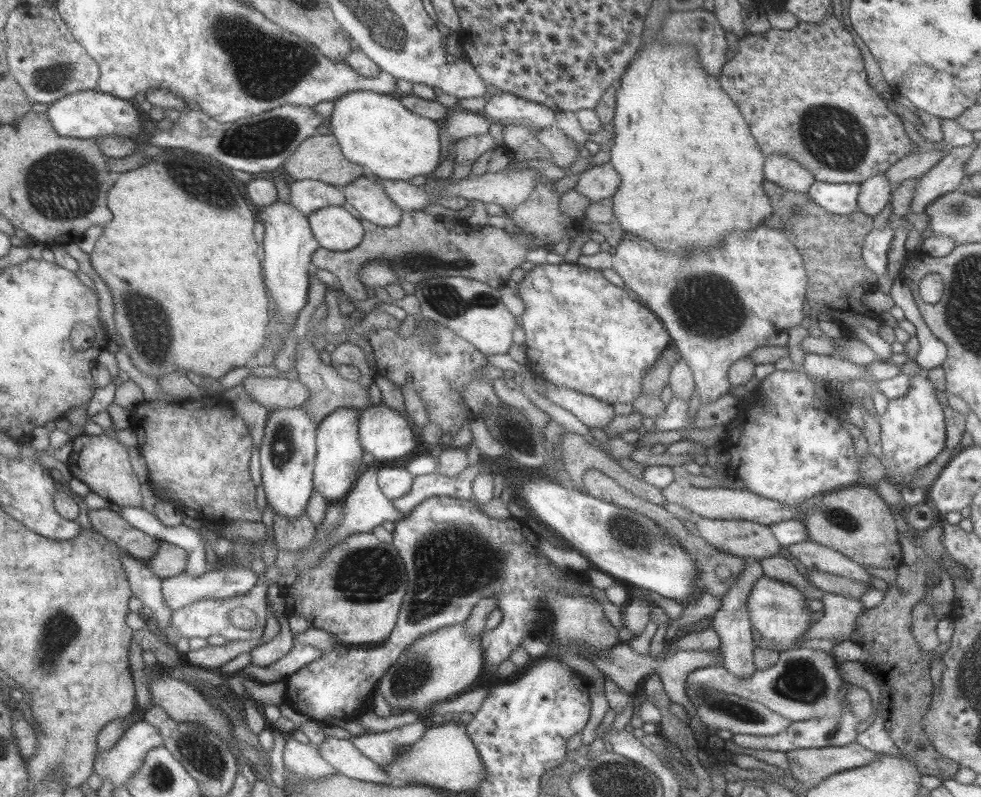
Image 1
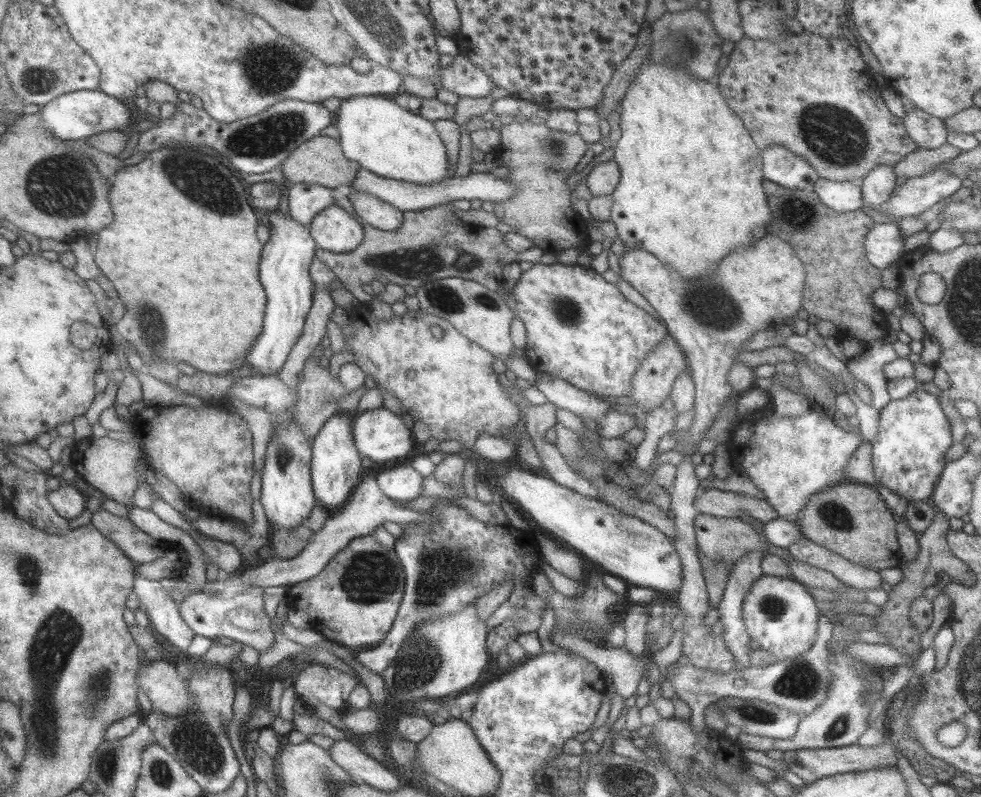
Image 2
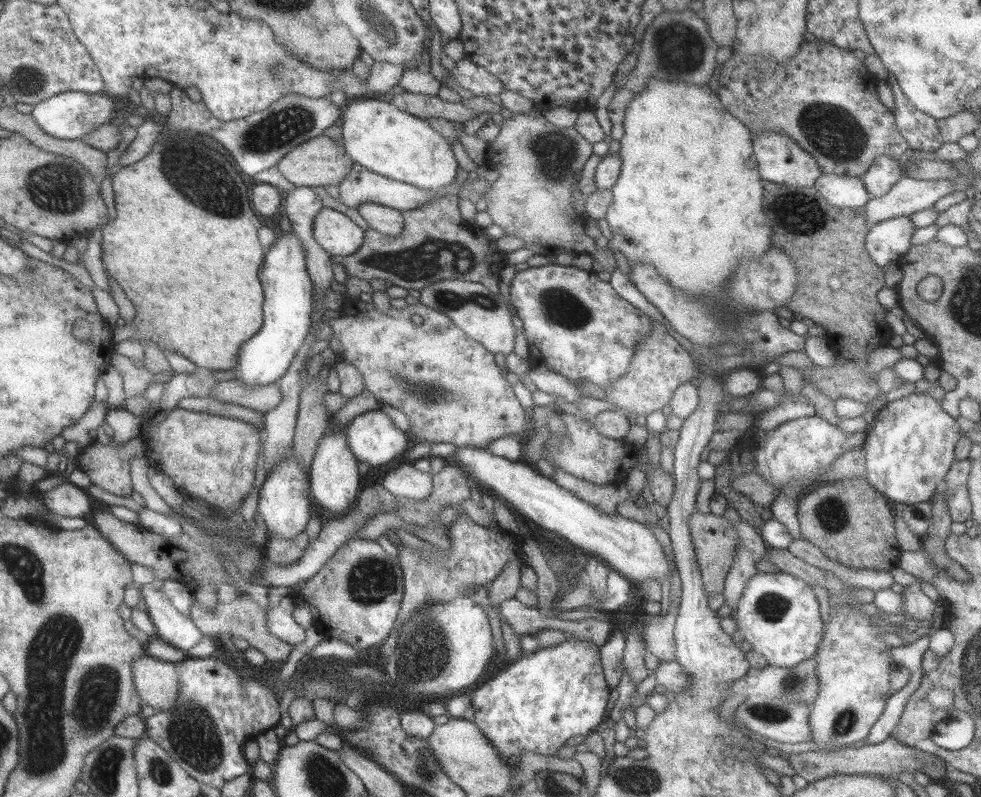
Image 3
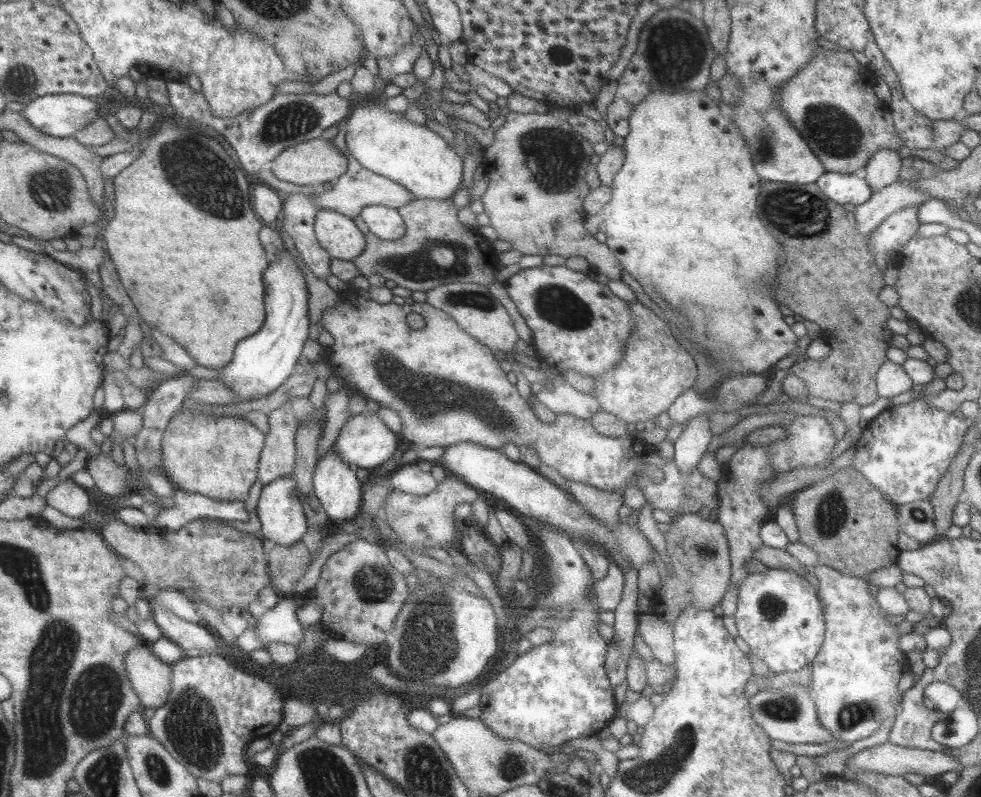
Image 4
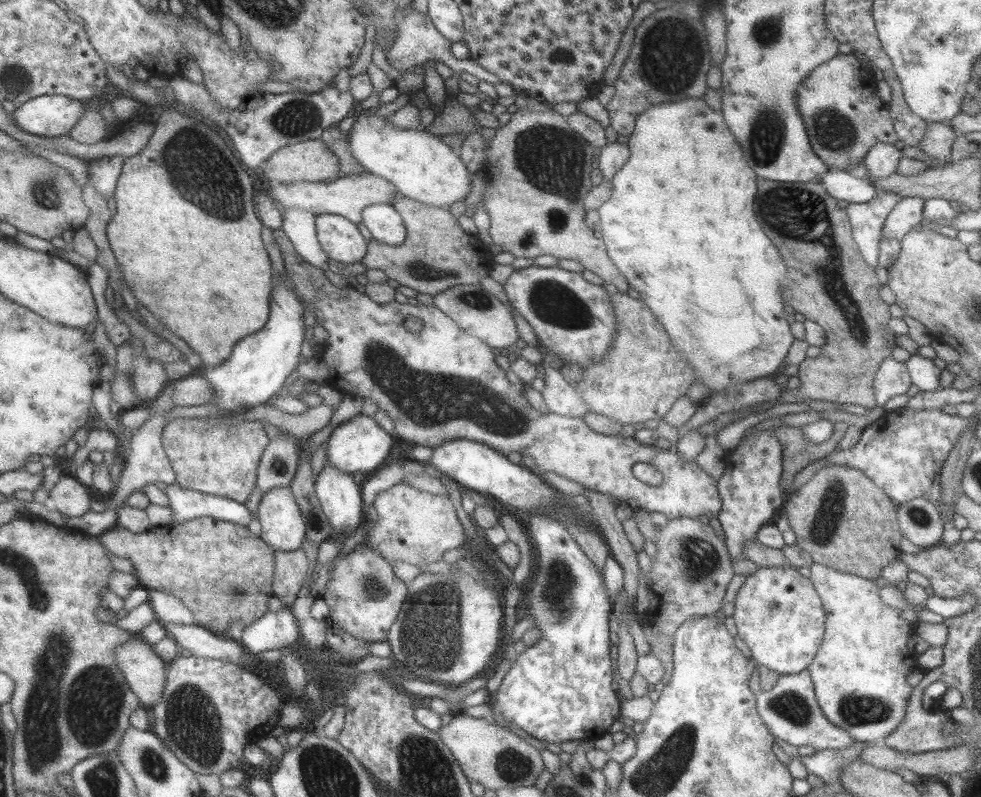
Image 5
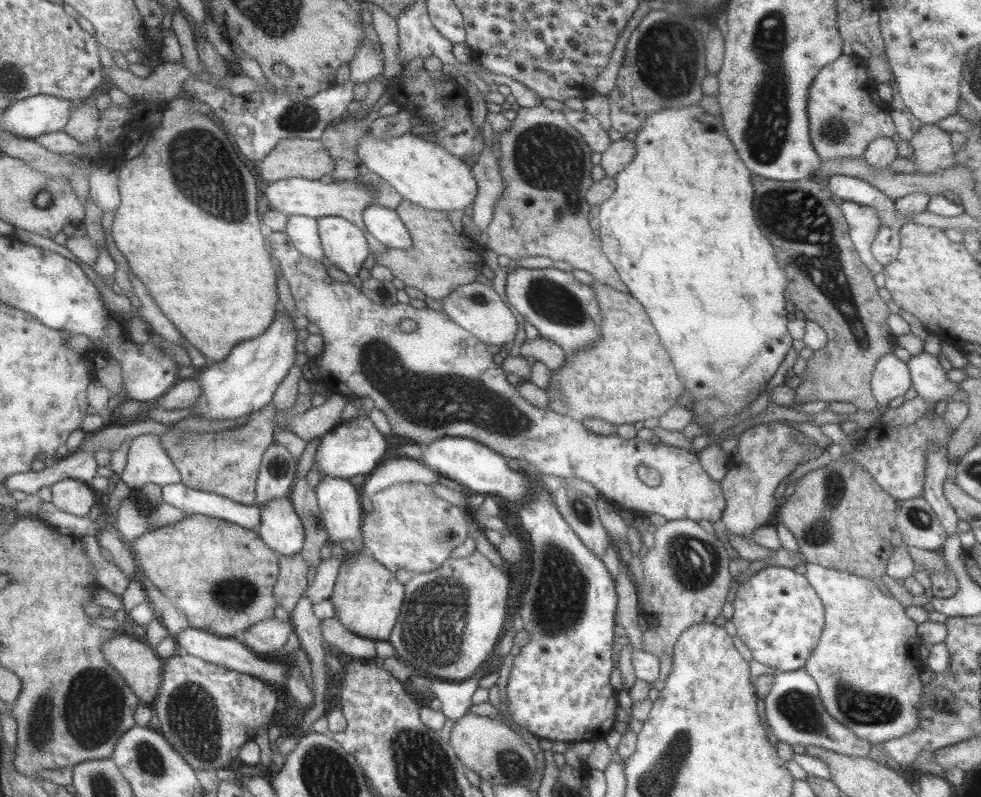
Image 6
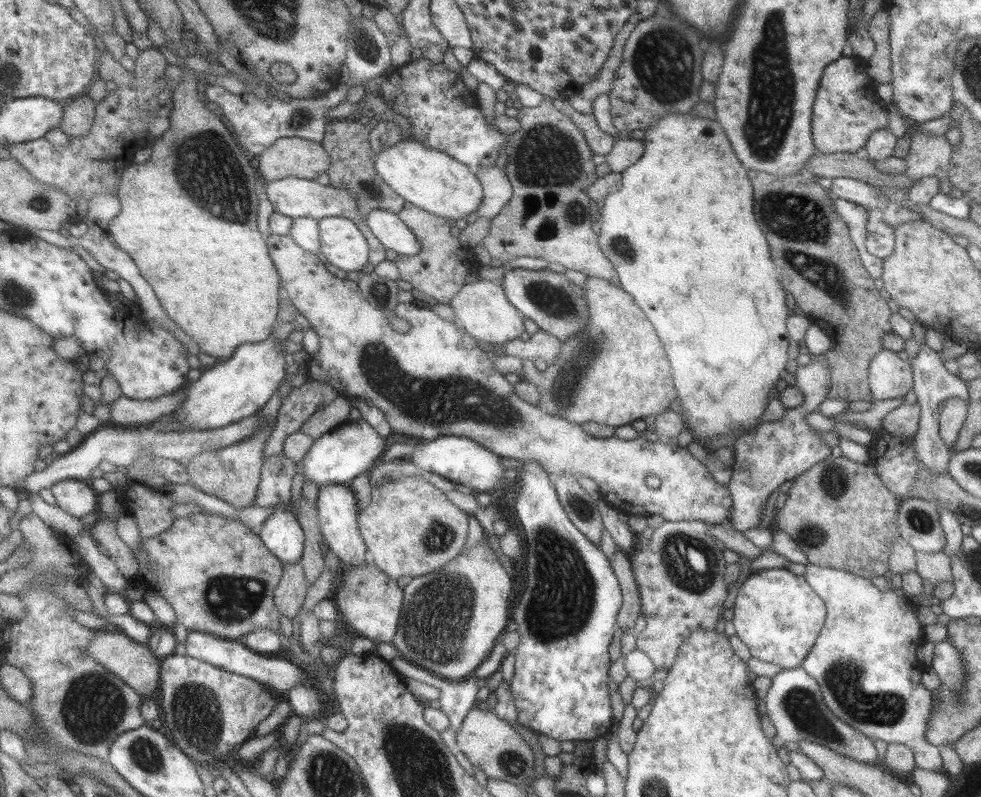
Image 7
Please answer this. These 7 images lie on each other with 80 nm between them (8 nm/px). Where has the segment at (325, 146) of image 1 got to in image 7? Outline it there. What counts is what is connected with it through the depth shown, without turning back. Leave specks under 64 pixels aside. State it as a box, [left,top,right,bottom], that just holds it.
[257,137,331,181]

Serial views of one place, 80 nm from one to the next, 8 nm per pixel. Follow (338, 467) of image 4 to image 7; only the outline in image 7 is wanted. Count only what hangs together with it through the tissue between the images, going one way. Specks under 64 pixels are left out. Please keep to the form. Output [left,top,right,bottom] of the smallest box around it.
[315,484,369,567]

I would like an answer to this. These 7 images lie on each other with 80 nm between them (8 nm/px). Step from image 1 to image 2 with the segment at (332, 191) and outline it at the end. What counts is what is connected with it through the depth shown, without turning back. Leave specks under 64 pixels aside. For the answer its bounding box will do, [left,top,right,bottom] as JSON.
[285,183,334,228]

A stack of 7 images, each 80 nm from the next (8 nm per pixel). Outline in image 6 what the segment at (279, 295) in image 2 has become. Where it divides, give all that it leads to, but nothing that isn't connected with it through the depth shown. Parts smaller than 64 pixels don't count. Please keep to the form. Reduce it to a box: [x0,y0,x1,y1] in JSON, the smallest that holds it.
[193,306,297,420]

